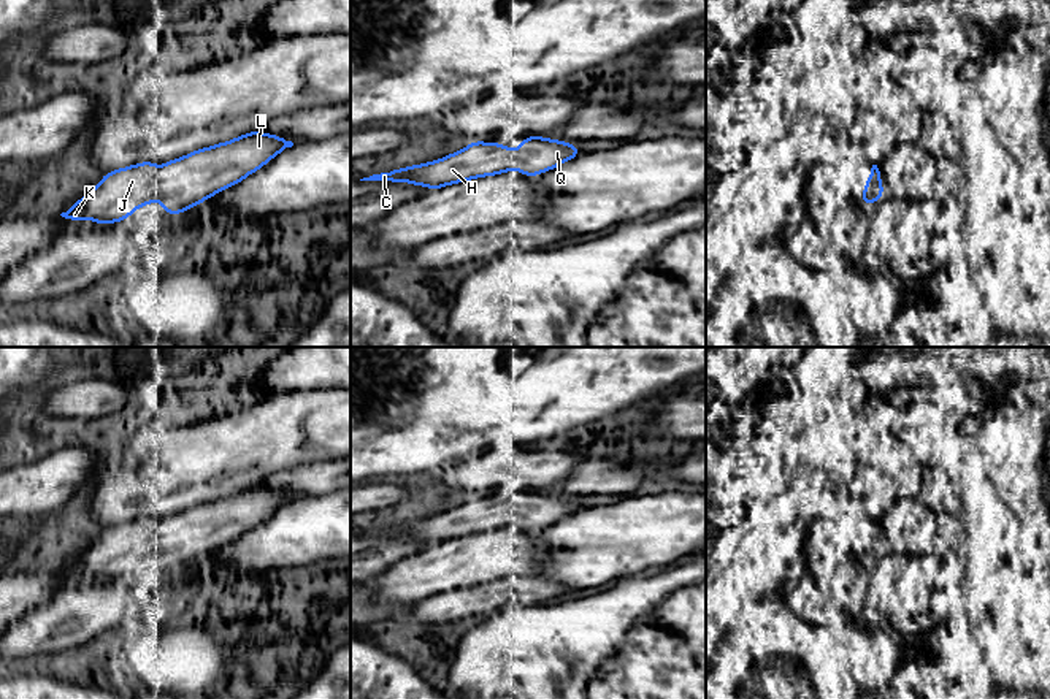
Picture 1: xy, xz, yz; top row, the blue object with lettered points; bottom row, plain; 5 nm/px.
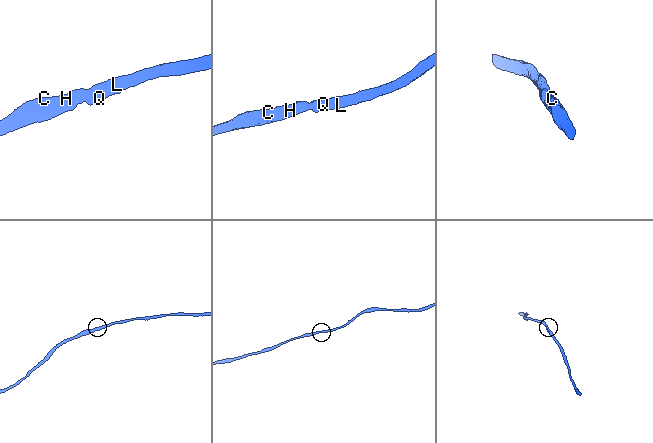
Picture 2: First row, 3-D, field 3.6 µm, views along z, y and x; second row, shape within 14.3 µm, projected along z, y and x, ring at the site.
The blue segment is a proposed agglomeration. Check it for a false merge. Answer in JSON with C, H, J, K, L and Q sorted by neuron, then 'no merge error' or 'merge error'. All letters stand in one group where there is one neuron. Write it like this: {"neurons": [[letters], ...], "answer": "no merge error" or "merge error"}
{"neurons": [["C", "H", "J", "K", "L", "Q"]], "answer": "no merge error"}

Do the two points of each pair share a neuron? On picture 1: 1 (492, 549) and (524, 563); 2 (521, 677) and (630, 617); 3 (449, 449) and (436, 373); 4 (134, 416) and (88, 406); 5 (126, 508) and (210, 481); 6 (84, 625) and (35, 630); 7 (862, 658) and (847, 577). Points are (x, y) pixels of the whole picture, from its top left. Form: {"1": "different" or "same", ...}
{"1": "same", "2": "same", "3": "same", "4": "different", "5": "same", "6": "same", "7": "same"}

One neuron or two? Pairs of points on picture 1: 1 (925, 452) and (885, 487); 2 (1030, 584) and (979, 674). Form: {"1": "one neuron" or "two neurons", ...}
{"1": "two neurons", "2": "two neurons"}

